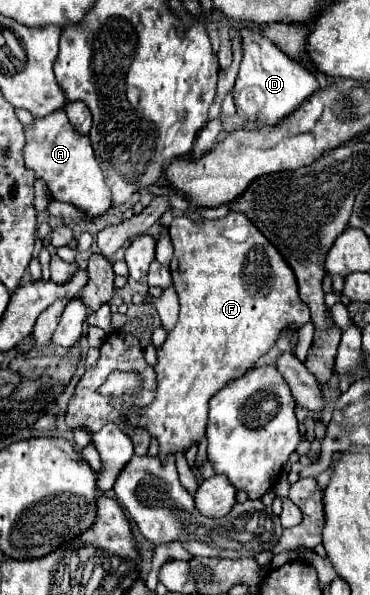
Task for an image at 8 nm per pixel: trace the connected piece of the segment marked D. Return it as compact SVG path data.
M243 22L241 28L241 42L243 42L243 60L235 82L235 106L237 114L243 120L251 124L273 126L321 88L315 72L307 64L295 62L293 58L283 54L269 38L249 28L247 22Z

